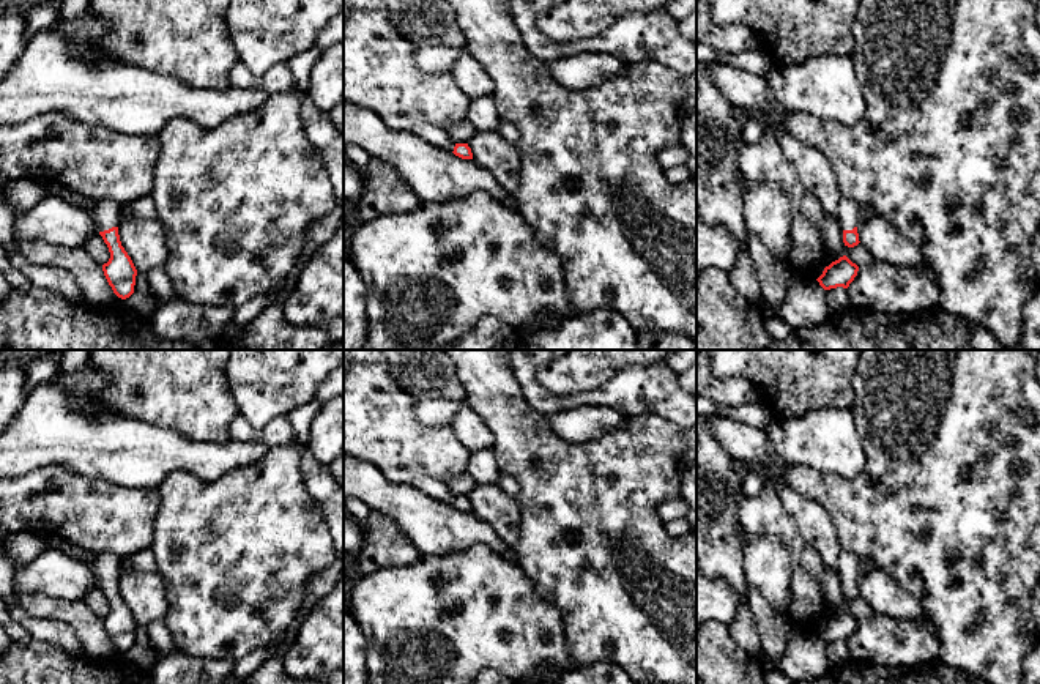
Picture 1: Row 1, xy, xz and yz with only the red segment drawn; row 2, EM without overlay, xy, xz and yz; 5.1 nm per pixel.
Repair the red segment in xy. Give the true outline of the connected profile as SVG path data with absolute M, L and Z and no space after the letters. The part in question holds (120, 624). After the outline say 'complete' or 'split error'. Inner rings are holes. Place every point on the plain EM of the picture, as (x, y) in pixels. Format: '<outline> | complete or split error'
M91 552L82 563L95 572L99 588L109 600L110 612L102 618L109 638L118 651L129 651L134 646L137 623L118 588L123 559L113 553Z | split error

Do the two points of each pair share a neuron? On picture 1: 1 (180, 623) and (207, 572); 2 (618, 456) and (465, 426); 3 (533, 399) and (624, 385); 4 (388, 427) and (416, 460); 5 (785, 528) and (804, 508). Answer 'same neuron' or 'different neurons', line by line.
1: same neuron
2: different neurons
3: same neuron
4: same neuron
5: different neurons

